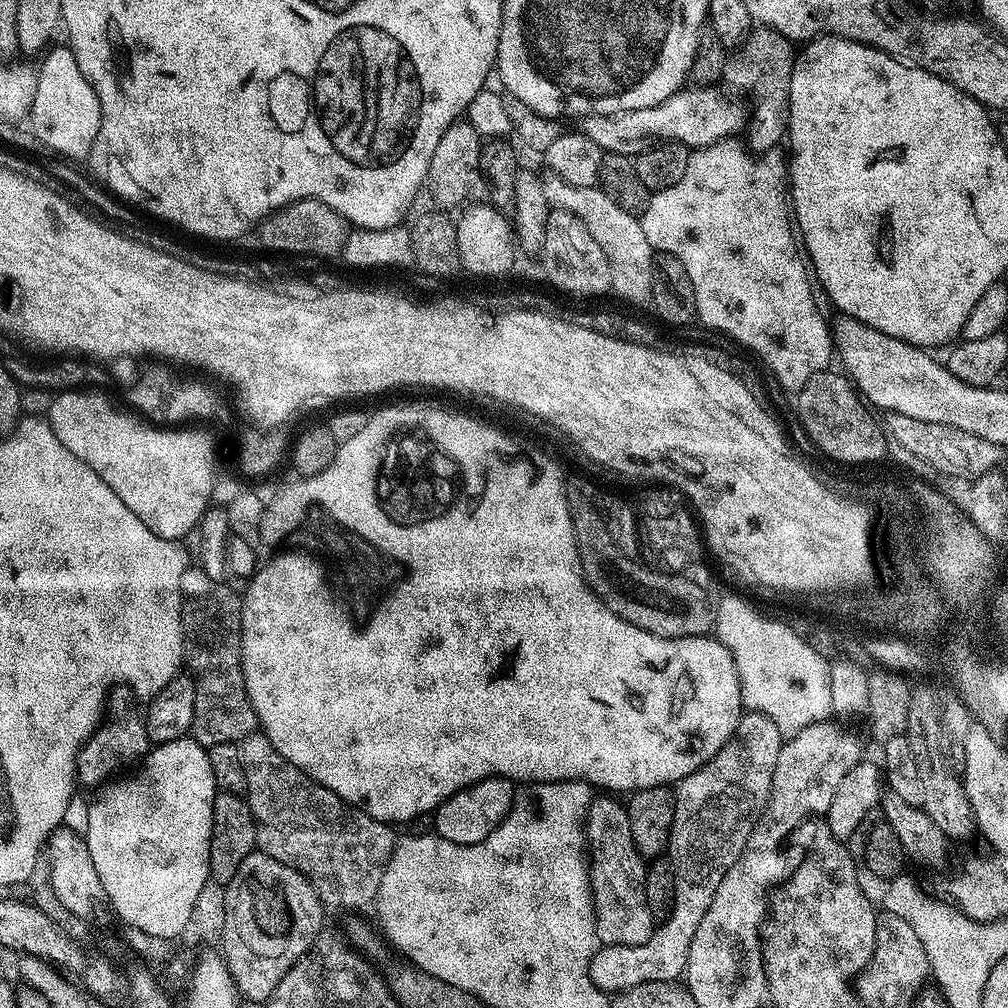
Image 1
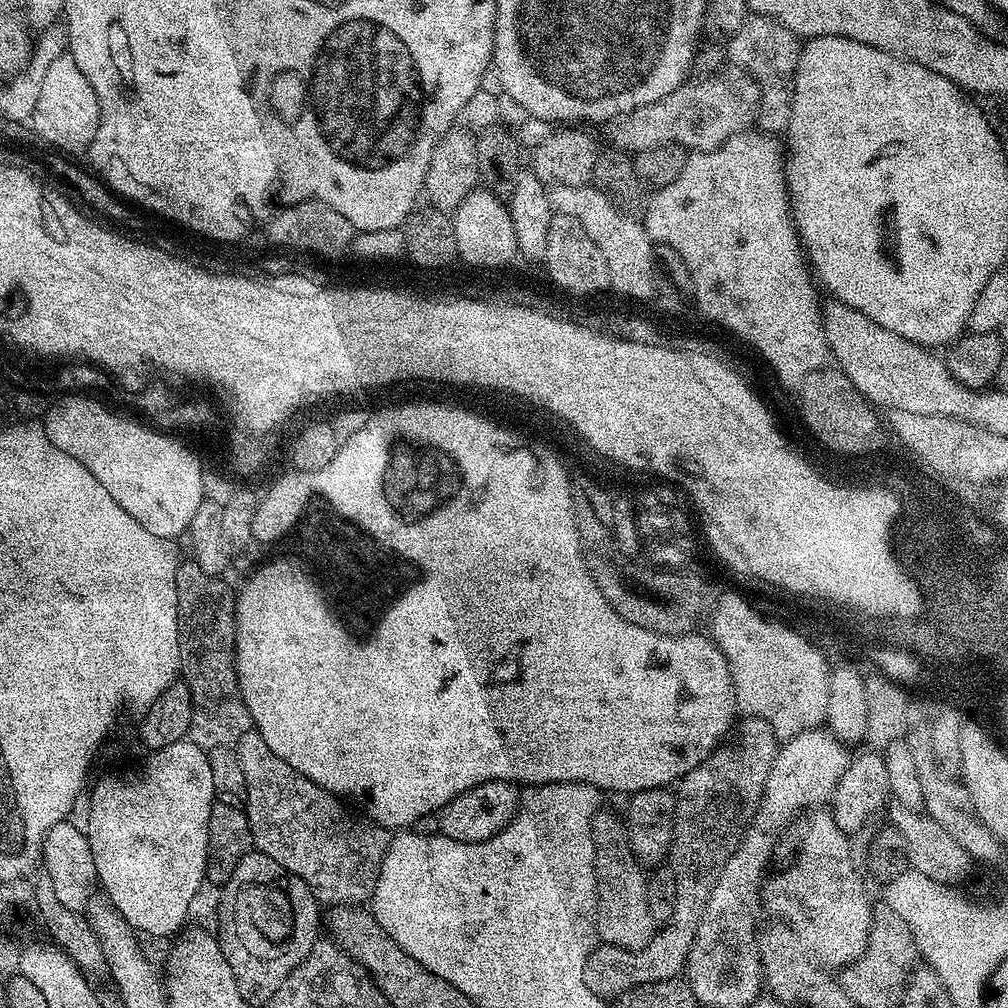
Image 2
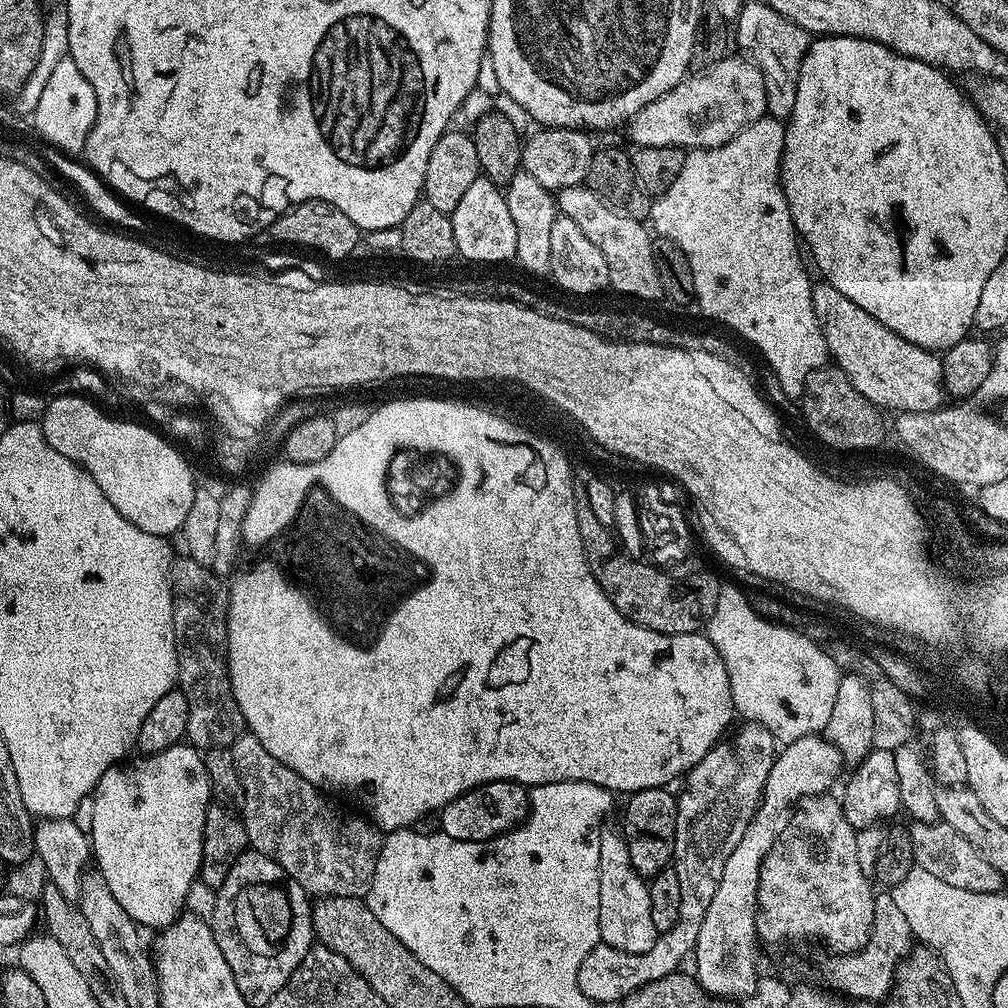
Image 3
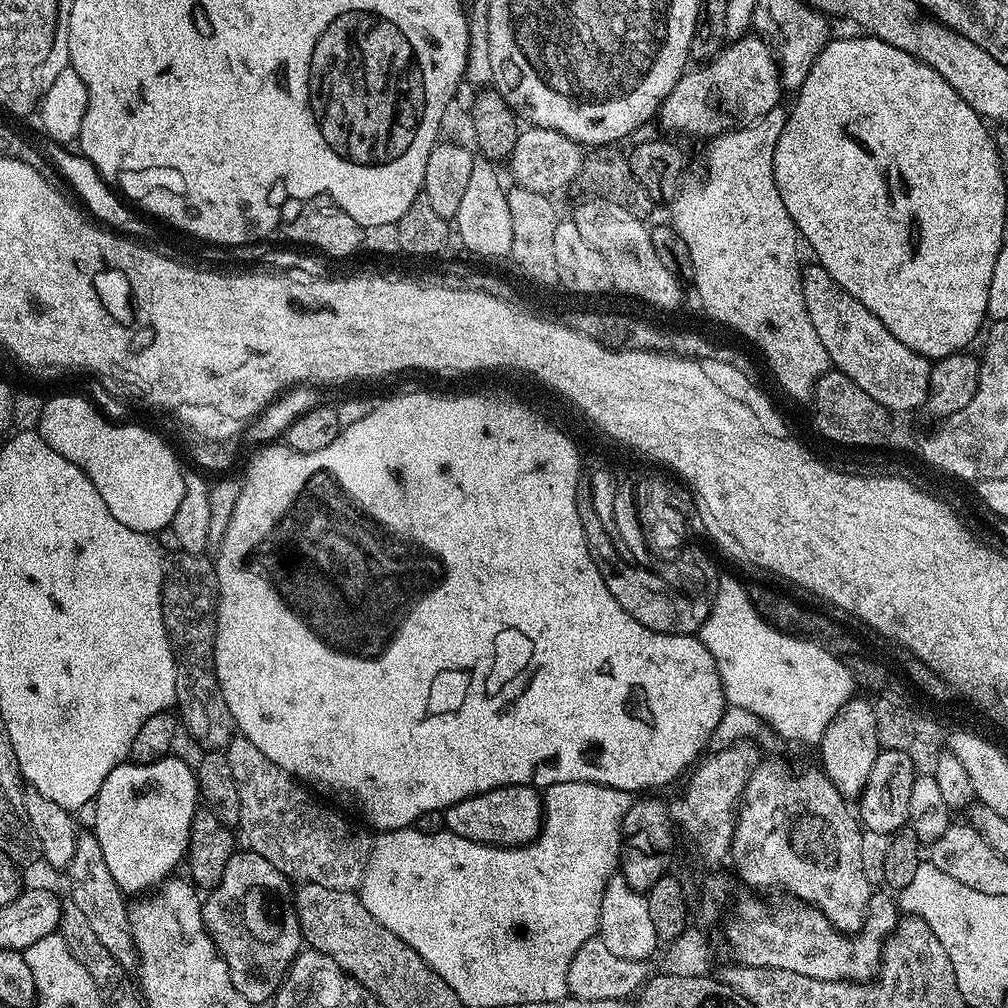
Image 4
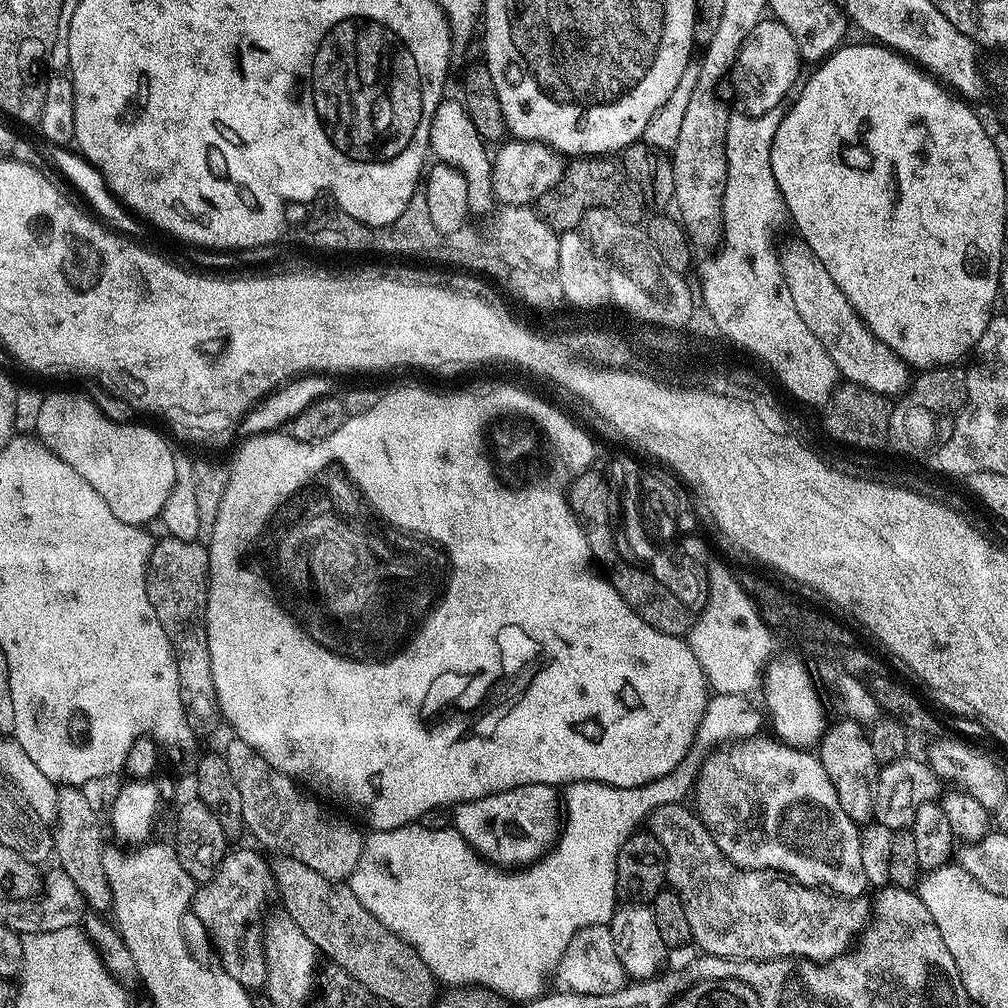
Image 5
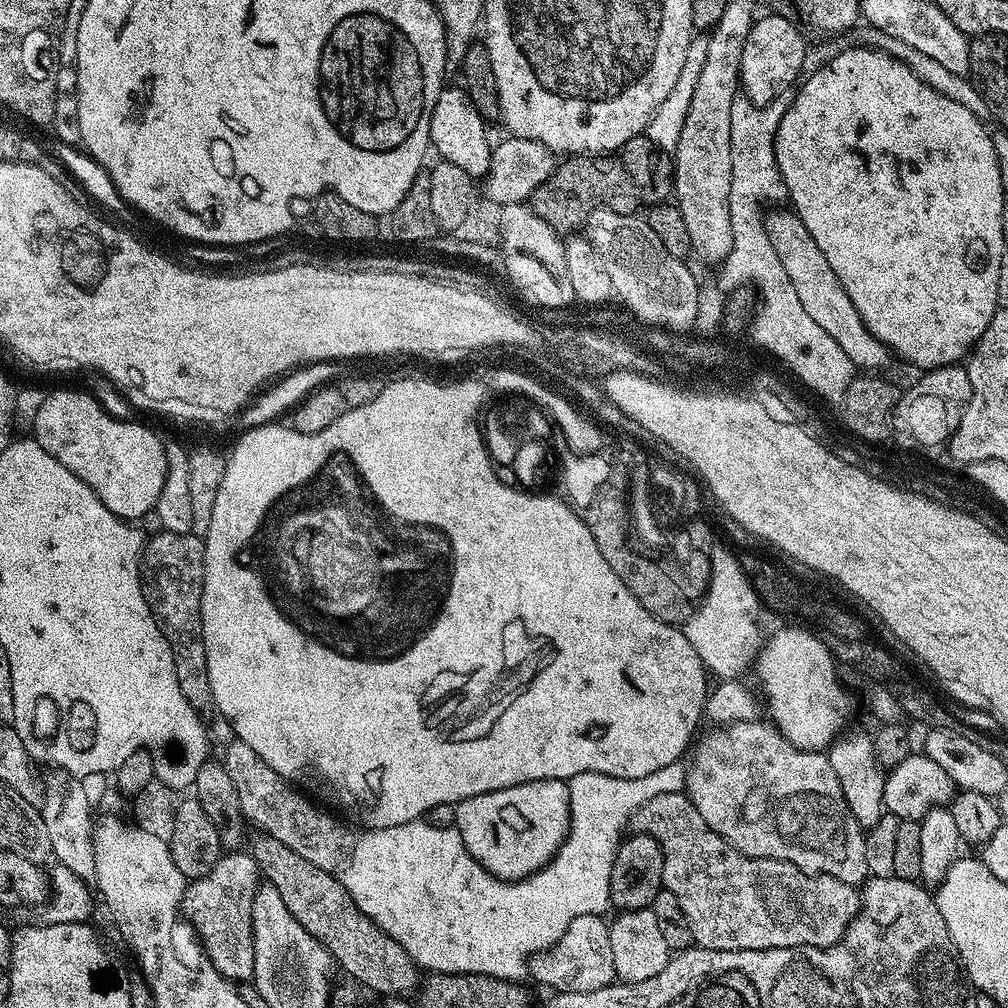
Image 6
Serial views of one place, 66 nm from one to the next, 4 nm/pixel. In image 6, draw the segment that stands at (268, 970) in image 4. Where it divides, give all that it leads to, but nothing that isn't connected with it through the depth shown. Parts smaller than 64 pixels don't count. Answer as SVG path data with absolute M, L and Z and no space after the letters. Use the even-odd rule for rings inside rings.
M232 850L221 855L210 874L191 881L184 892L184 919L196 931L212 965L233 982L248 982L255 977L252 911L254 894L261 883L261 870L251 852Z

